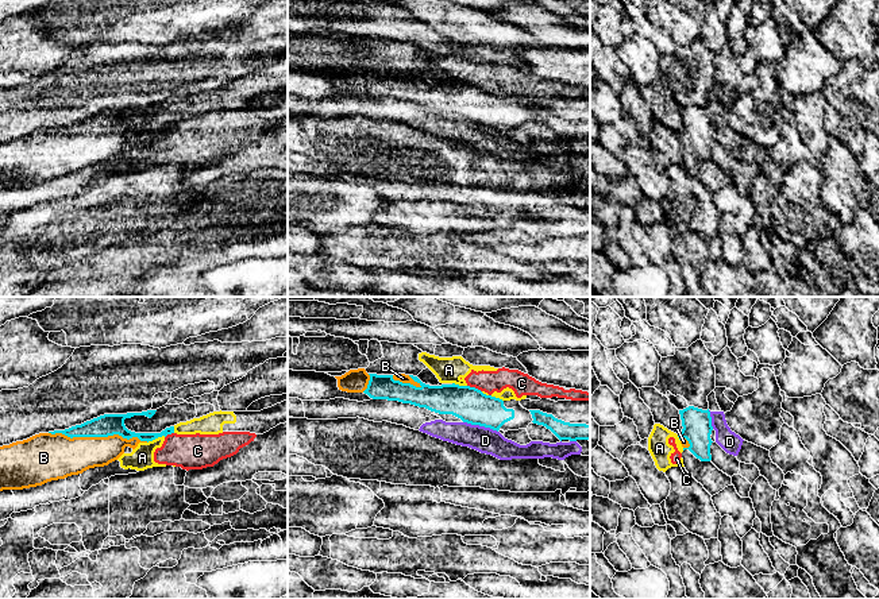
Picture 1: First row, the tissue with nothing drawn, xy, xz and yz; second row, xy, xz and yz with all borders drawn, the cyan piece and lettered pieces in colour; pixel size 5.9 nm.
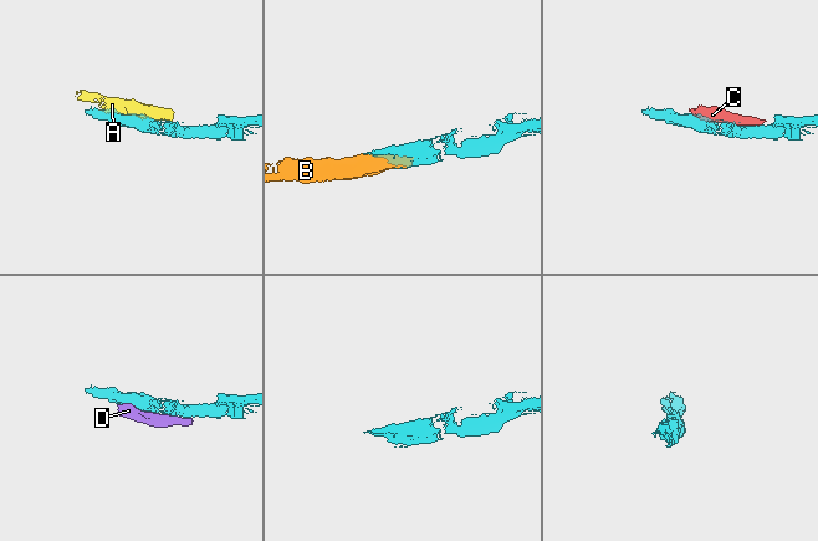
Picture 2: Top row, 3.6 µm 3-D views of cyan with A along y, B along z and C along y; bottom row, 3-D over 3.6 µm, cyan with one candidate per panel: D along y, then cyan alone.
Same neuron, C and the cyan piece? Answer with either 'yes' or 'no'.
no

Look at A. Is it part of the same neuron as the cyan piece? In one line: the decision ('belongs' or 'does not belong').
does not belong

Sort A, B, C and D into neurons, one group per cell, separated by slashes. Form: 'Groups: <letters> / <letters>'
Groups: A C / B / D

